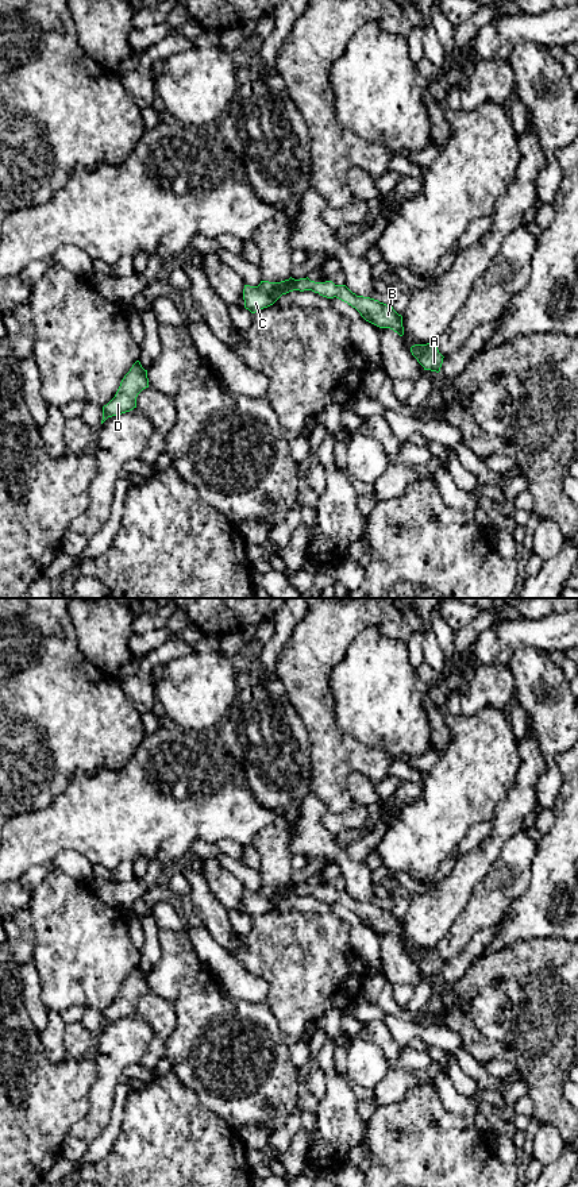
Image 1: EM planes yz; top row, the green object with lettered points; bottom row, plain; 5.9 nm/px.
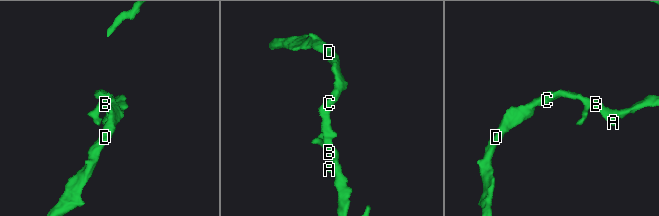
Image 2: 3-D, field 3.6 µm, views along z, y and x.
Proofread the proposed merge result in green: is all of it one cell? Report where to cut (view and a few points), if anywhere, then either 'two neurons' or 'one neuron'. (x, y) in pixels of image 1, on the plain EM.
no cut | one neuron

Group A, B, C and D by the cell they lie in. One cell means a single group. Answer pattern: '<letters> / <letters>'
A B C D

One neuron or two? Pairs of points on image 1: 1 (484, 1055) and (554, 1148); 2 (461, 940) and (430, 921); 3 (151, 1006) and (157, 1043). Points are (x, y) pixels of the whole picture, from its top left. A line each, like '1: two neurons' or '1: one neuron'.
1: two neurons
2: two neurons
3: one neuron

